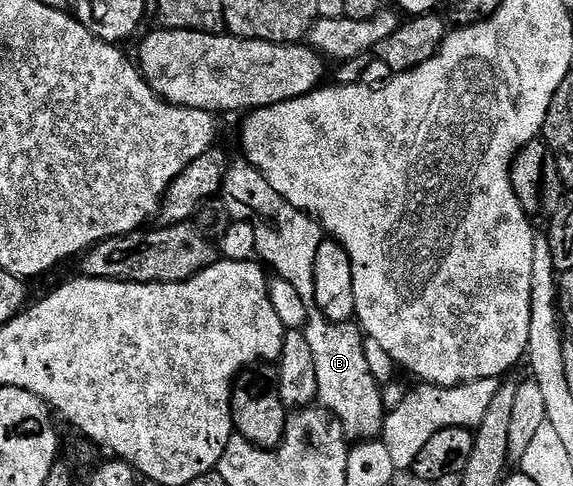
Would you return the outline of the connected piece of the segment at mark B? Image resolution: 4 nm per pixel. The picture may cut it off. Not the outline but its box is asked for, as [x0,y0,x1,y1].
[303,314,387,441]

